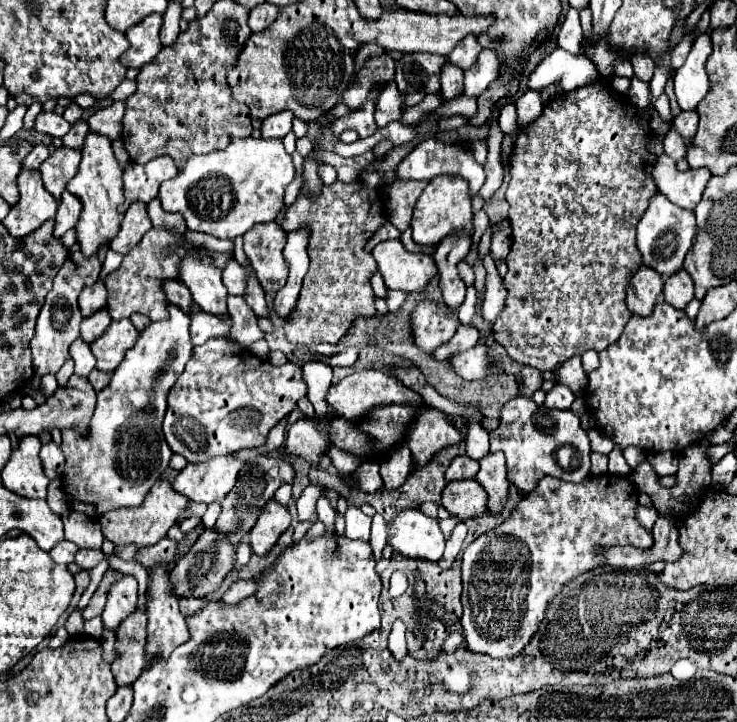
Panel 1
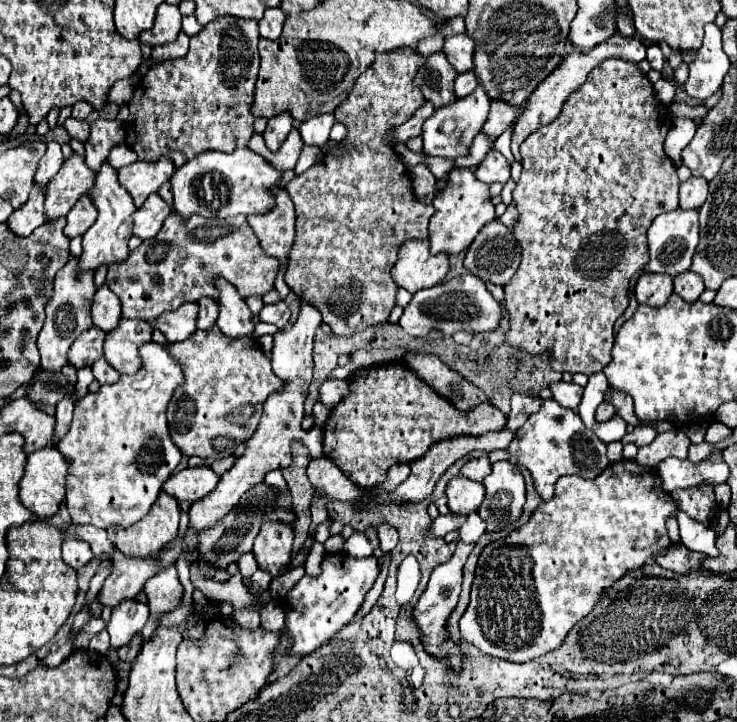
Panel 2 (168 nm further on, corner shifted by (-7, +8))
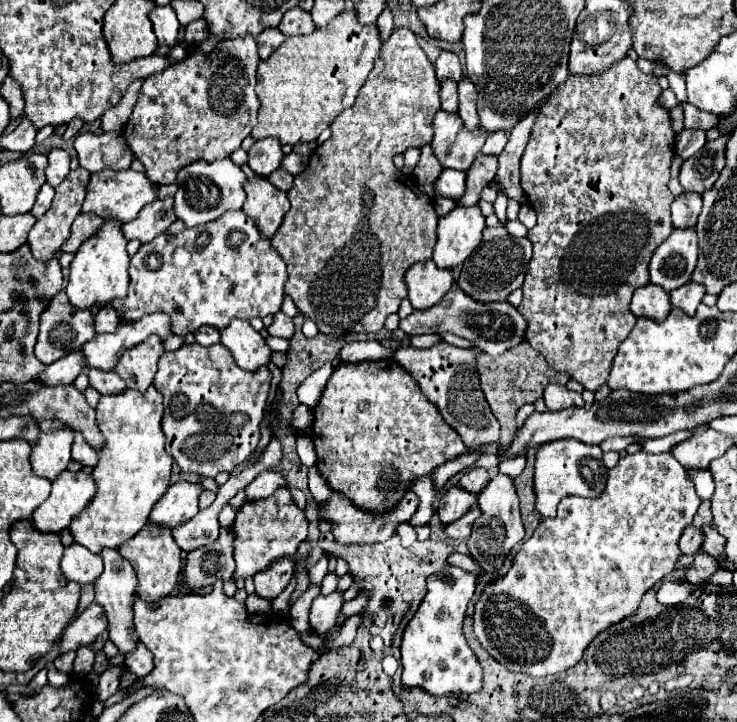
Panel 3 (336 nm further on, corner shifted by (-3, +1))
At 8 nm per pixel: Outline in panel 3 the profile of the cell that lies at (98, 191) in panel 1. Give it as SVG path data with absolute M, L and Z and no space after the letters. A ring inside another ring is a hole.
M108 220L104 222L104 228L92 240L86 240L80 250L76 252L72 264L70 264L70 276L66 286L66 296L74 308L90 310L92 306L108 306L116 298L124 298L128 292L128 264L130 256L126 252L126 238L122 236L120 224Z

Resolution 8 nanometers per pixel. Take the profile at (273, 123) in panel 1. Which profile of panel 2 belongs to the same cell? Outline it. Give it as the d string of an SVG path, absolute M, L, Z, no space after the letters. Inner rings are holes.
M288 111L284 113L278 113L276 117L272 117L266 125L266 131L264 131L264 141L266 141L266 147L270 151L278 151L280 145L284 143L284 139L288 137L288 133L292 131L292 115Z

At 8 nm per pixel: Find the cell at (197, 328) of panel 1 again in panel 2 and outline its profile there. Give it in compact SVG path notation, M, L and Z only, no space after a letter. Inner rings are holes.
M186 303L186 305L178 307L176 311L162 313L156 321L152 321L152 325L158 327L170 343L184 341L184 339L192 337L192 333L196 331L198 311L200 311L198 303Z

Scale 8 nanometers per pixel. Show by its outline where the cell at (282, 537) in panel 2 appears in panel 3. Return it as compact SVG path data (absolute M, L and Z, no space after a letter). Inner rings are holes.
M280 560L280 564L272 564L268 572L258 572L254 576L256 594L264 600L274 600L288 586L292 574L294 574L292 560Z

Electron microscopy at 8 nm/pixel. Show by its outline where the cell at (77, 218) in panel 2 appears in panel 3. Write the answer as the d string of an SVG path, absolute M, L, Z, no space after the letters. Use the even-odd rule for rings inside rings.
M78 214L78 218L72 224L72 234L68 238L68 242L64 244L64 252L72 252L76 254L76 250L82 246L84 240L92 238L102 226L100 216L90 216L90 214Z

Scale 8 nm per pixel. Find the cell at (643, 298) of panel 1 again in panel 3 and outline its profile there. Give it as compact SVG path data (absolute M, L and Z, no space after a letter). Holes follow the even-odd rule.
M646 284L642 288L636 288L636 292L632 296L630 310L636 318L646 316L650 320L662 322L662 320L668 318L668 312L672 310L672 304L670 304L670 296L660 286Z

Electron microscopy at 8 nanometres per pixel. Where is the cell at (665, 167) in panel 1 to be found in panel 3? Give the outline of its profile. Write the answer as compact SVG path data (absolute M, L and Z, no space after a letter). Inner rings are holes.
M682 194L672 204L672 222L674 228L694 228L698 222L698 214L702 210L702 196Z

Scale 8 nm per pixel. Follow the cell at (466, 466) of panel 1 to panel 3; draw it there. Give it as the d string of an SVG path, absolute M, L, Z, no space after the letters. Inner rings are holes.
M470 468L462 474L460 486L478 496L478 492L488 484L488 472L484 468Z

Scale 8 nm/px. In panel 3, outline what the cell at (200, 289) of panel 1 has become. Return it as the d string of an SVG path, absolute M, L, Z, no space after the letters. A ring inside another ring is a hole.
M232 320L232 324L220 330L222 344L234 354L234 360L250 372L256 372L262 366L270 364L272 350L266 346L266 340L244 320Z

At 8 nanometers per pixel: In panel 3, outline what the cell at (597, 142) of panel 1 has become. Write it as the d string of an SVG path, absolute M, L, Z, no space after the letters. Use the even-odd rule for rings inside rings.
M624 58L616 66L612 66L608 72L600 76L576 76L570 74L556 92L542 104L538 110L538 118L532 126L532 136L526 146L526 152L522 156L522 188L528 196L528 204L534 208L538 216L538 224L528 232L528 240L532 242L534 254L530 260L528 276L524 280L522 292L524 300L518 306L520 314L528 320L528 336L526 340L532 344L536 352L540 352L552 368L558 372L568 372L574 380L584 384L586 390L596 390L600 388L610 372L612 358L618 352L618 346L622 344L624 336L628 336L636 324L636 318L630 312L630 298L636 288L646 286L650 282L648 276L648 264L654 254L654 250L672 234L672 220L670 220L670 204L674 202L674 194L668 190L670 182L670 164L674 158L674 130L670 126L670 116L668 110L658 104L662 88L658 80L652 74L646 74L638 68L638 64L632 58Z

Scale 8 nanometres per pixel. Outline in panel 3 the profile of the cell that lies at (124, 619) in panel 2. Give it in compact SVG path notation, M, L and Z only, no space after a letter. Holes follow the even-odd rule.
M138 642L136 646L136 652L132 652L132 656L124 656L126 660L126 666L138 676L138 678L144 678L152 672L154 668L154 662L152 662L152 654Z

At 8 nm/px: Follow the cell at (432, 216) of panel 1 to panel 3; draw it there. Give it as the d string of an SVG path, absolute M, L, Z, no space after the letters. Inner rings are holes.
M456 206L450 214L442 216L438 220L438 242L432 258L436 266L454 268L462 264L480 246L484 228L484 216L478 206Z

